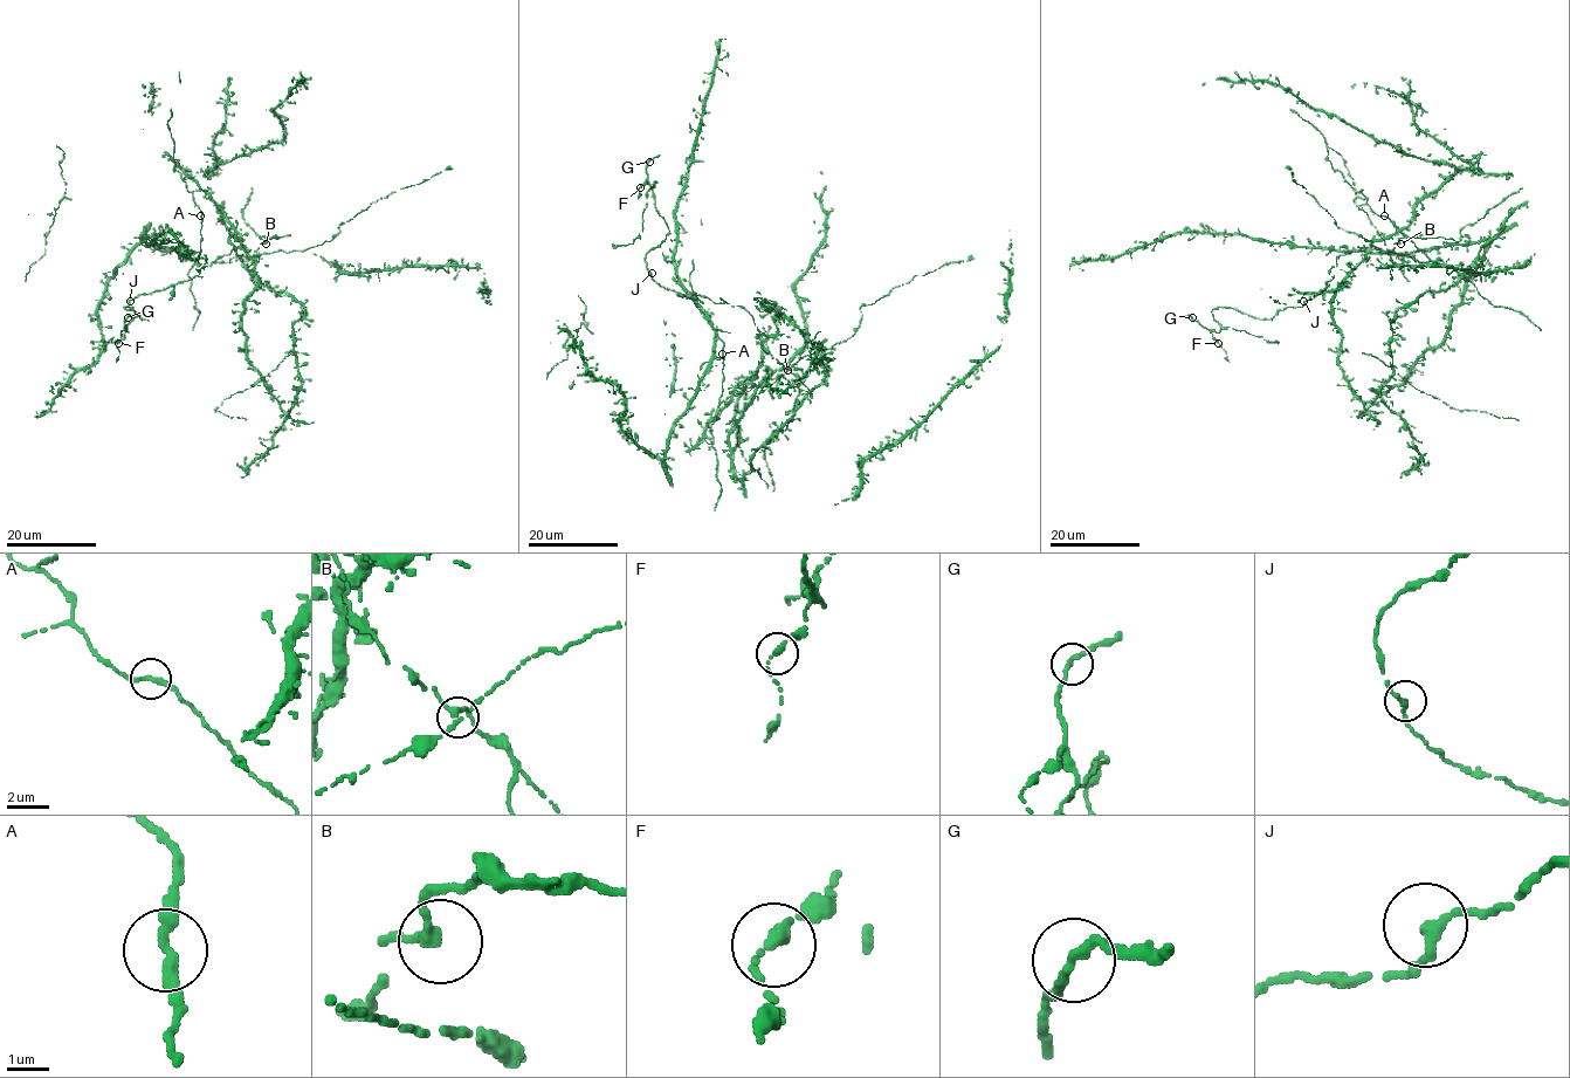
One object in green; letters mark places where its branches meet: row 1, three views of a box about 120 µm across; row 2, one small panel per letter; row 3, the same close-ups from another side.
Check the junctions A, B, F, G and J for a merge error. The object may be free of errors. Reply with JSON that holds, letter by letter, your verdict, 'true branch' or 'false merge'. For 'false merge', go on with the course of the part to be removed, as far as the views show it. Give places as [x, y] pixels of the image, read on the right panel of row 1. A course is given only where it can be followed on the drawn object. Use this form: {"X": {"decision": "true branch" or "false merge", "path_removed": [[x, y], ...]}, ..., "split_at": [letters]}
{"A": {"decision": "true branch"}, "B": {"decision": "true branch"}, "F": {"decision": "true branch"}, "G": {"decision": "true branch"}, "J": {"decision": "true branch"}, "split_at": []}

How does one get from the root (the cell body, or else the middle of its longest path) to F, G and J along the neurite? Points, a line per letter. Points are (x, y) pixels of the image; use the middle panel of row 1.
F: (768, 301), (777, 331), (764, 335), (739, 306), (660, 287), (645, 258), (669, 231), (656, 182), (640, 187)
G: (768, 301), (777, 331), (764, 335), (743, 308), (652, 277), (645, 258), (669, 231), (649, 162)
J: (768, 301), (777, 309), (777, 331), (764, 335), (743, 308), (680, 294), (660, 287), (652, 273)

